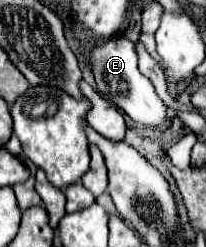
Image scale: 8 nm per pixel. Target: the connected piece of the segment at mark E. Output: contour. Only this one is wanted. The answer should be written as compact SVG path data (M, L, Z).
M112 37L102 45L96 45L90 55L90 65L96 79L96 89L104 93L108 101L112 101L118 109L122 109L132 121L152 127L152 129L168 129L172 123L168 119L168 107L156 95L154 85L138 71L134 43L126 37Z

